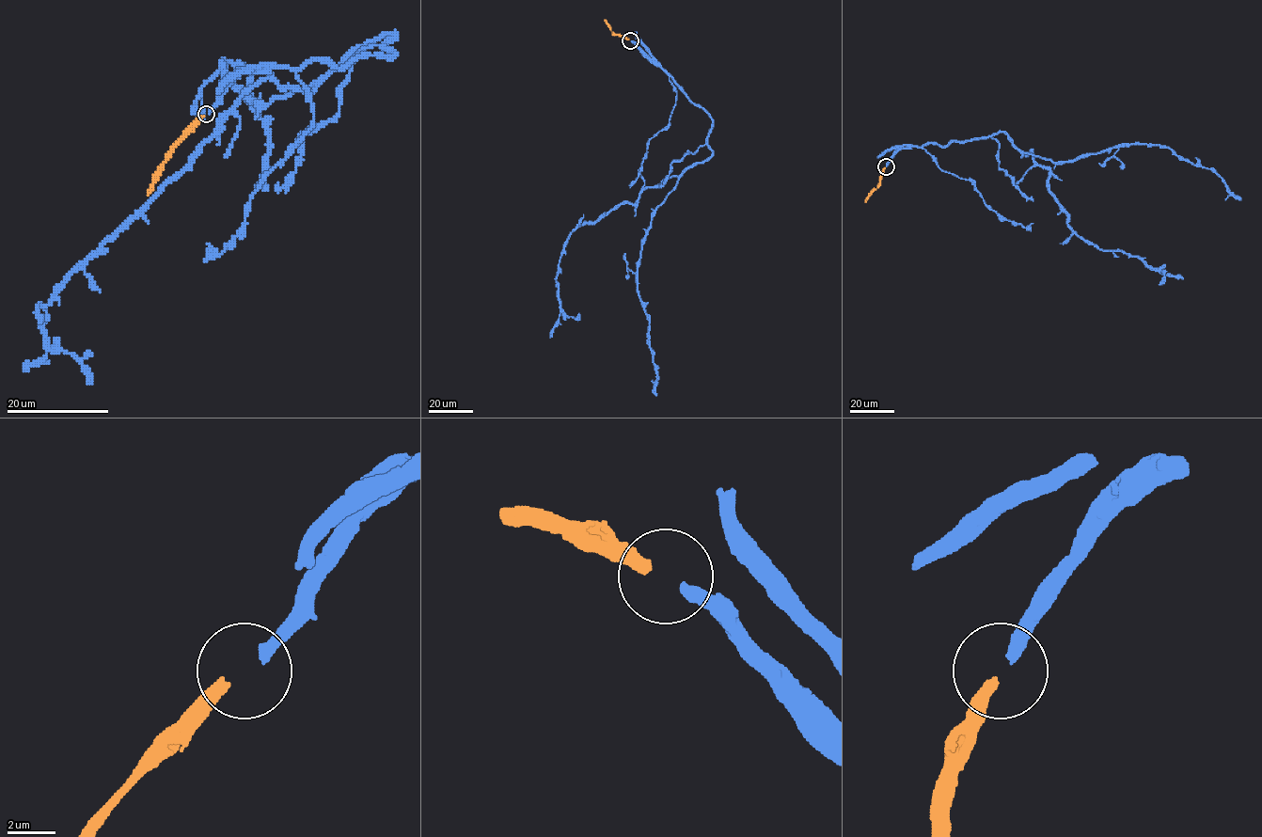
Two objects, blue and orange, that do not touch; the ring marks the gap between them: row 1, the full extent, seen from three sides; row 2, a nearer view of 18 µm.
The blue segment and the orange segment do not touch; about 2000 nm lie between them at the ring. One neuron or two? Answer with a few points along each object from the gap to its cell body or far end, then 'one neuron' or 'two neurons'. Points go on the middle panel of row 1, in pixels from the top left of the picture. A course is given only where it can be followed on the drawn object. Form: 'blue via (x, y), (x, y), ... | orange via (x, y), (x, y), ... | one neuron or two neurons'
blue via (631, 40), (708, 114), (713, 154), (570, 234), (549, 338) | orange via (628, 39), (613, 34), (604, 19) | one neuron

